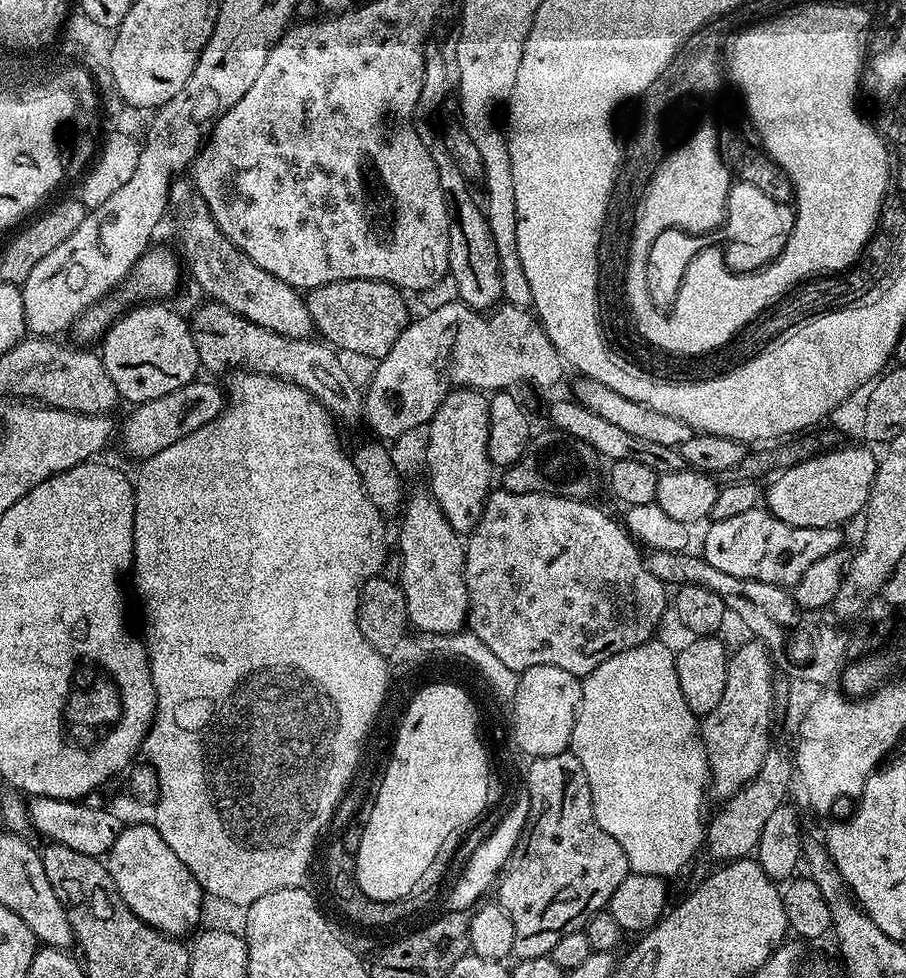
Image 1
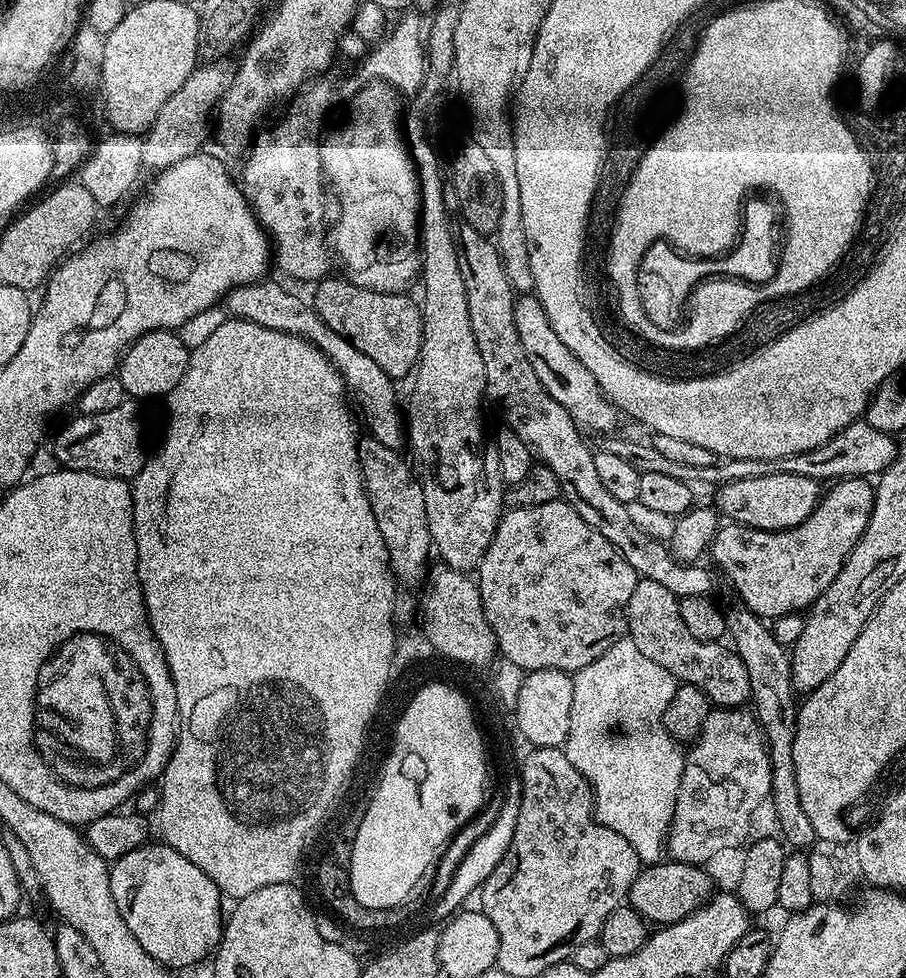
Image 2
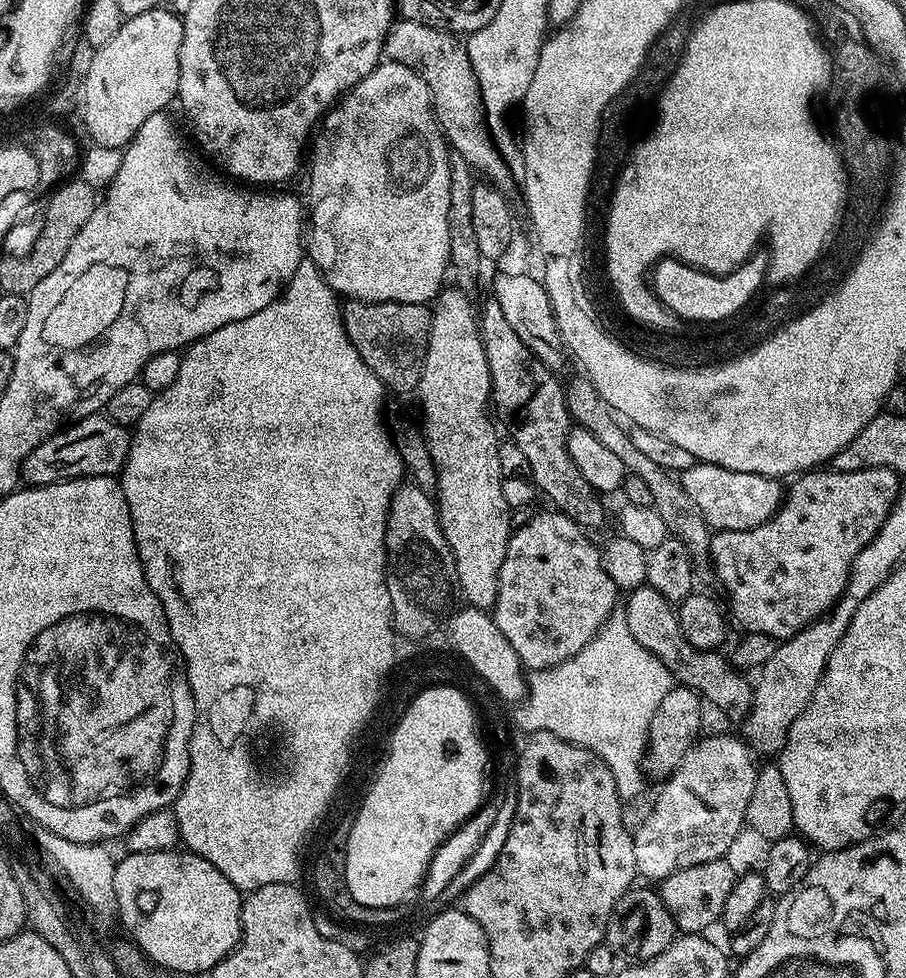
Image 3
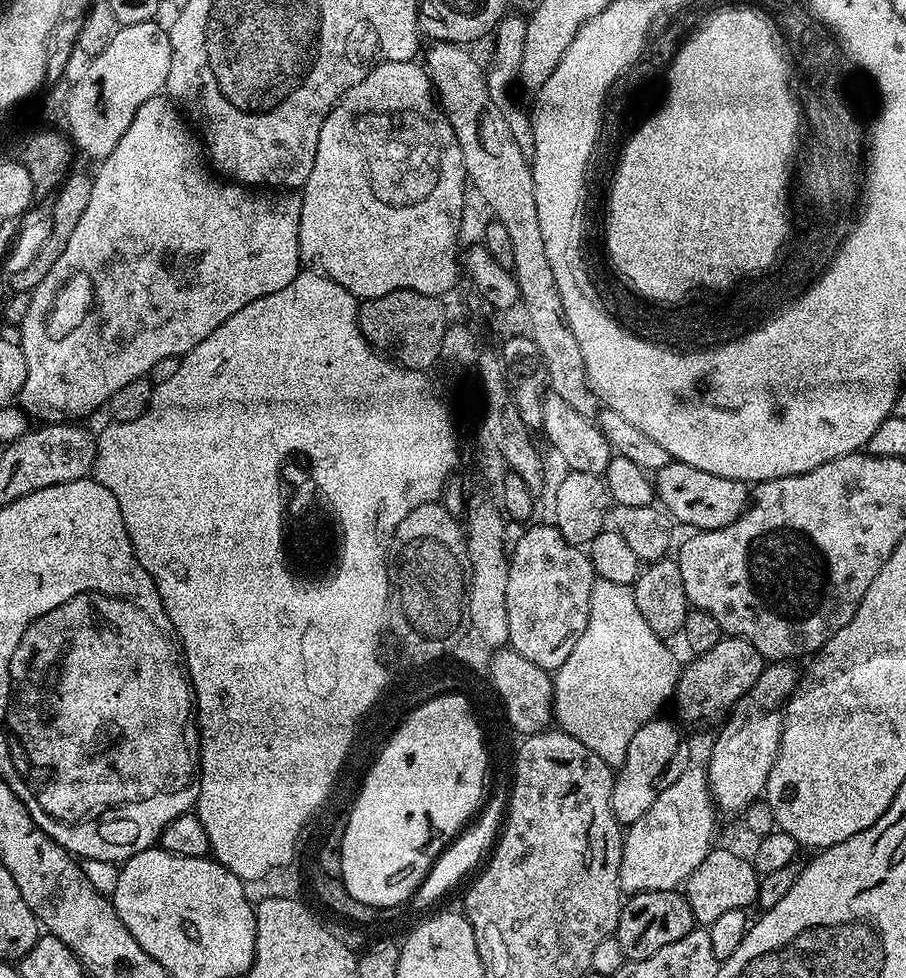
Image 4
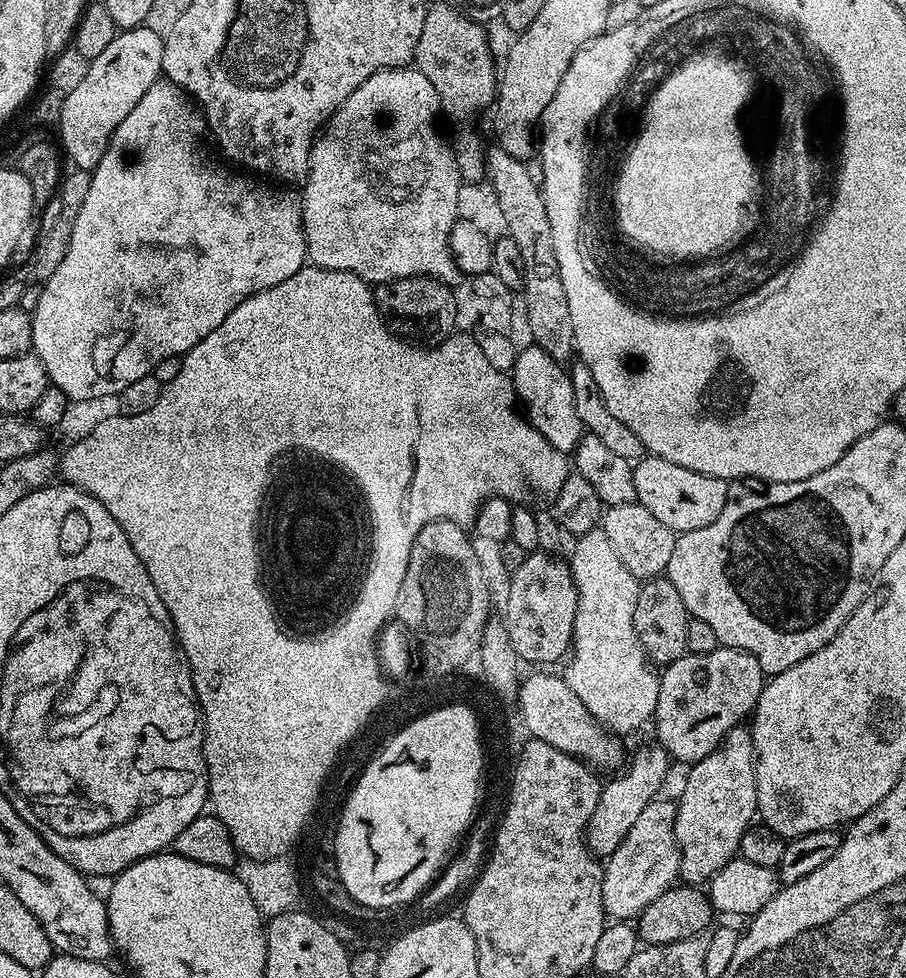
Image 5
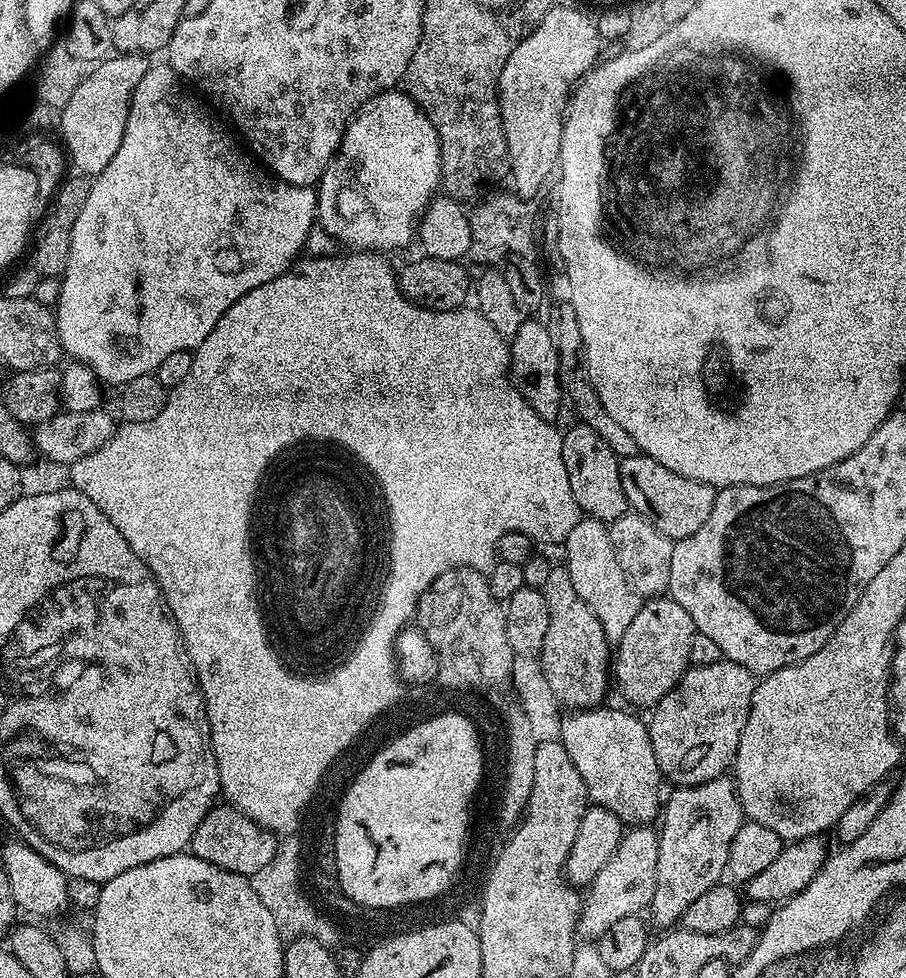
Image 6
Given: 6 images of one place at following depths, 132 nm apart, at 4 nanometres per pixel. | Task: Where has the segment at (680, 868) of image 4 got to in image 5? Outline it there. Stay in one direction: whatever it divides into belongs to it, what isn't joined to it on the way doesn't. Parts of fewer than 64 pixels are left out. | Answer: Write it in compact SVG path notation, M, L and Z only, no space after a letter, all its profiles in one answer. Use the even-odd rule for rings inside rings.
M657 798L638 814L634 826L622 838L622 846L614 850L604 861L602 878L602 902L604 911L613 921L628 922L641 912L666 889L677 883L680 874L680 847L674 834L676 804Z

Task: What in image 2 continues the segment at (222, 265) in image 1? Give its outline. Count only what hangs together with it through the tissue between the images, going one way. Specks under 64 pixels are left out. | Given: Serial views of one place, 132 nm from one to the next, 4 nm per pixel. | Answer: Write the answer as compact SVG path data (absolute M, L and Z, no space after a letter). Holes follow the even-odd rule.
M271 280L256 281L243 284L242 287L232 288L226 297L226 305L233 317L241 320L250 320L256 325L266 326L267 329L289 333L292 336L301 337L310 341L333 366L340 372L344 380L345 389L352 395L353 401L366 421L373 420L375 414L379 414L384 422L394 422L398 418L398 406L396 404L396 384L389 375L382 370L374 359L367 357L358 350L340 332L331 330L312 306Z

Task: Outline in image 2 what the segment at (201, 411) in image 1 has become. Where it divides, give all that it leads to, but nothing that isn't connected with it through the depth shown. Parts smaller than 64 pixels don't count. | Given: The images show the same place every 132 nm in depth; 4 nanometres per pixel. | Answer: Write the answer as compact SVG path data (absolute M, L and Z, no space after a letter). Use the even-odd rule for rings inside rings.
M129 402L118 410L106 410L106 414L90 414L89 416L77 415L77 420L72 420L56 436L52 444L52 452L56 455L57 465L70 470L93 472L103 476L117 476L119 480L131 481L142 470L146 459L144 452L144 412L139 408L139 403Z

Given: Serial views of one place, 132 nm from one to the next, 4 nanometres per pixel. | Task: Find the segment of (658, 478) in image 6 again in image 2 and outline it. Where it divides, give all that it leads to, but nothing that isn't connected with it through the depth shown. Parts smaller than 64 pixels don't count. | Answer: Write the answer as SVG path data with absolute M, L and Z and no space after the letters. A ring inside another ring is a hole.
M775 472L758 478L726 482L719 485L715 492L714 504L721 517L737 524L744 524L747 528L757 528L763 532L781 532L810 518L810 514L820 503L822 484L814 478L802 478L802 474Z

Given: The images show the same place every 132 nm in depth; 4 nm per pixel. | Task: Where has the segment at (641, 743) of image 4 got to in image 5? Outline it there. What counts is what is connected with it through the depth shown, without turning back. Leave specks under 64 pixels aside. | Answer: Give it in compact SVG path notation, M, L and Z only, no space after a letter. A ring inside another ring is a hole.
M652 742L649 748L638 749L633 754L632 761L630 760L631 756L627 761L628 769L621 776L614 777L609 784L607 781L601 787L598 806L594 806L594 814L590 814L586 839L588 849L597 858L607 858L614 854L614 850L618 850L618 846L622 846L622 838L626 838L630 826L634 826L644 807L657 799L659 792L656 791L663 786L664 779L668 776L670 757L668 751L660 747L659 743Z

